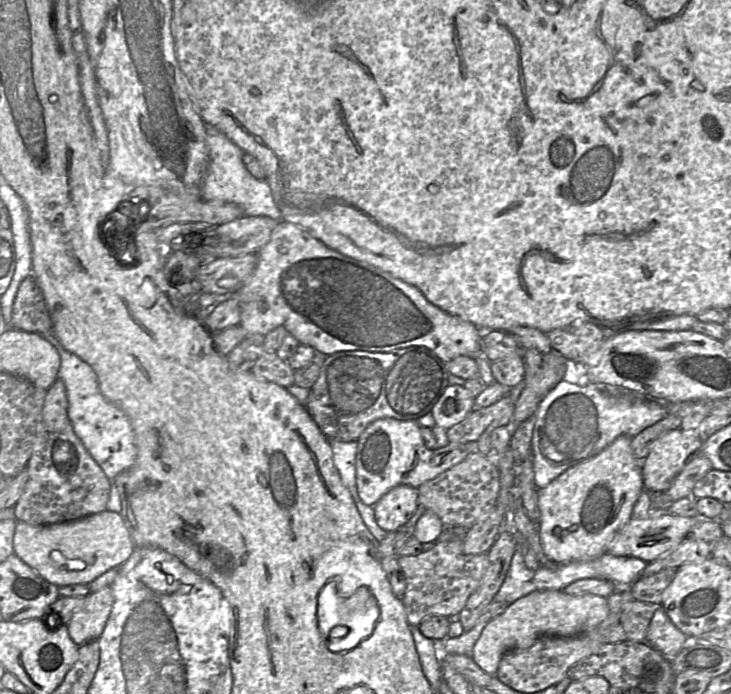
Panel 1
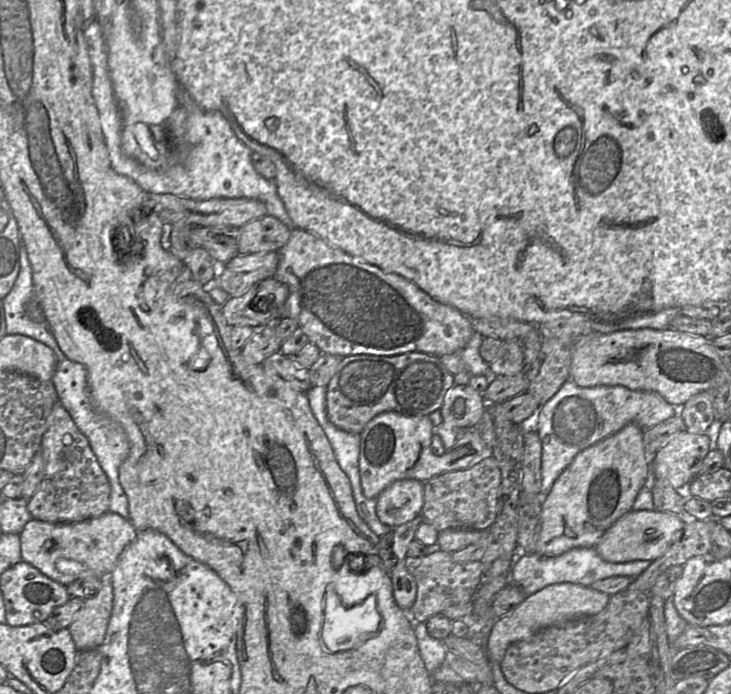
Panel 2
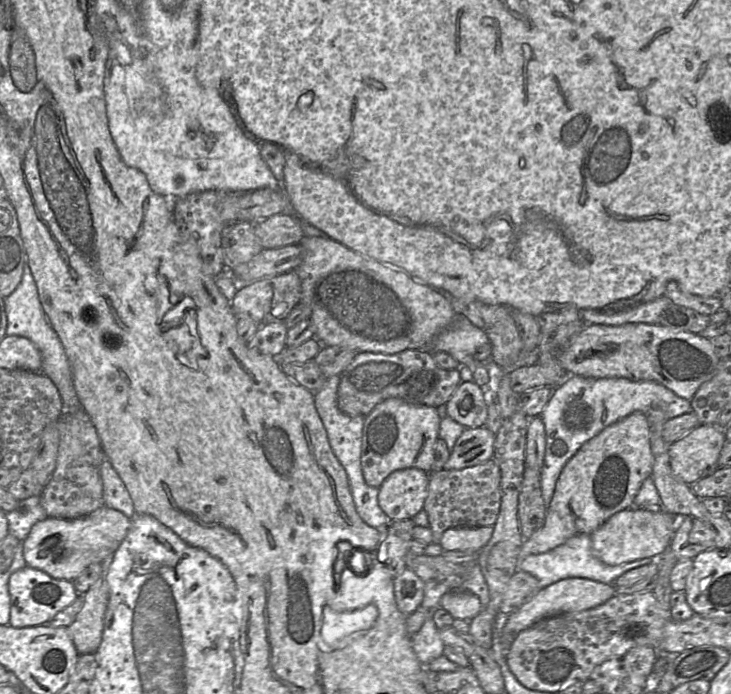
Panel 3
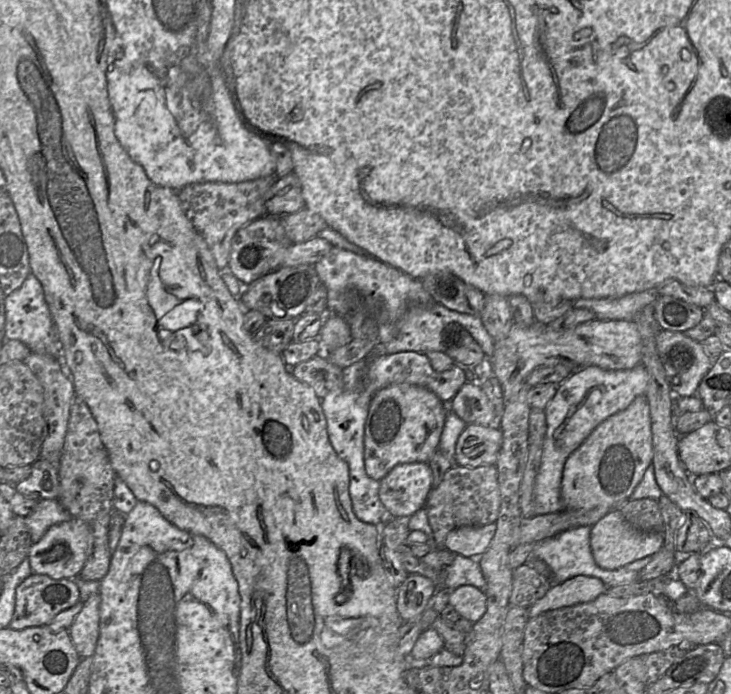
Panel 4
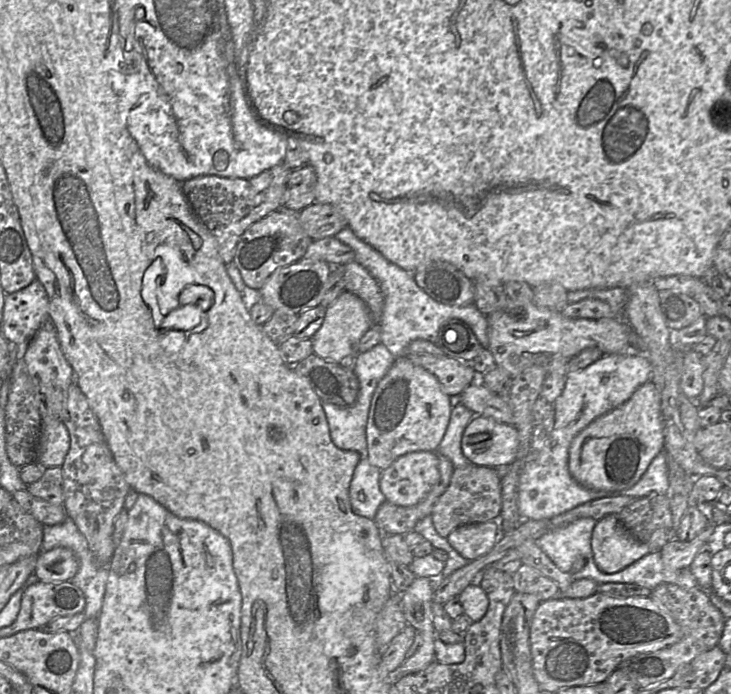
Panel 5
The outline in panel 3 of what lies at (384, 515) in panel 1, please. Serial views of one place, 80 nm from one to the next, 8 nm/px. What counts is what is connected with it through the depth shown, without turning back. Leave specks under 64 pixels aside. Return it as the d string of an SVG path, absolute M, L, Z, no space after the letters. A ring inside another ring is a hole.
M405 468L391 473L379 487L378 503L391 521L409 520L424 508L429 473Z

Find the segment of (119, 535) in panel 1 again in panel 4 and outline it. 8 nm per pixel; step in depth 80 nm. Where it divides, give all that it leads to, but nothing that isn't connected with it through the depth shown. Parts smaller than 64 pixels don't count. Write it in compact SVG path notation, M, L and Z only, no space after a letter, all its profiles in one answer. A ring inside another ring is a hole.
M76 518L52 525L41 539L32 544L28 561L35 574L46 575L52 579L73 578L82 570L91 552L92 532L90 526Z

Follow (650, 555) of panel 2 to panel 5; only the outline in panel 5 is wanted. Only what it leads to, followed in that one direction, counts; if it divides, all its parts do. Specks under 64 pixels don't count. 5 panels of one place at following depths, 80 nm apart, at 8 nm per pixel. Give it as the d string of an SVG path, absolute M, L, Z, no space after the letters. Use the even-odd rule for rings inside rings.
M614 514L598 520L591 537L594 561L600 571L613 574L653 550L629 532Z

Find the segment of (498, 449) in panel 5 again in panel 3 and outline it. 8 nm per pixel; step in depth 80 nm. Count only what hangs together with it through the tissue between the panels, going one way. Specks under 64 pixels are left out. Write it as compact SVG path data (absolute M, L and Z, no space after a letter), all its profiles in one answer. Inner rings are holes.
M485 426L465 428L455 442L444 469L460 470L492 459L495 439L496 434Z

